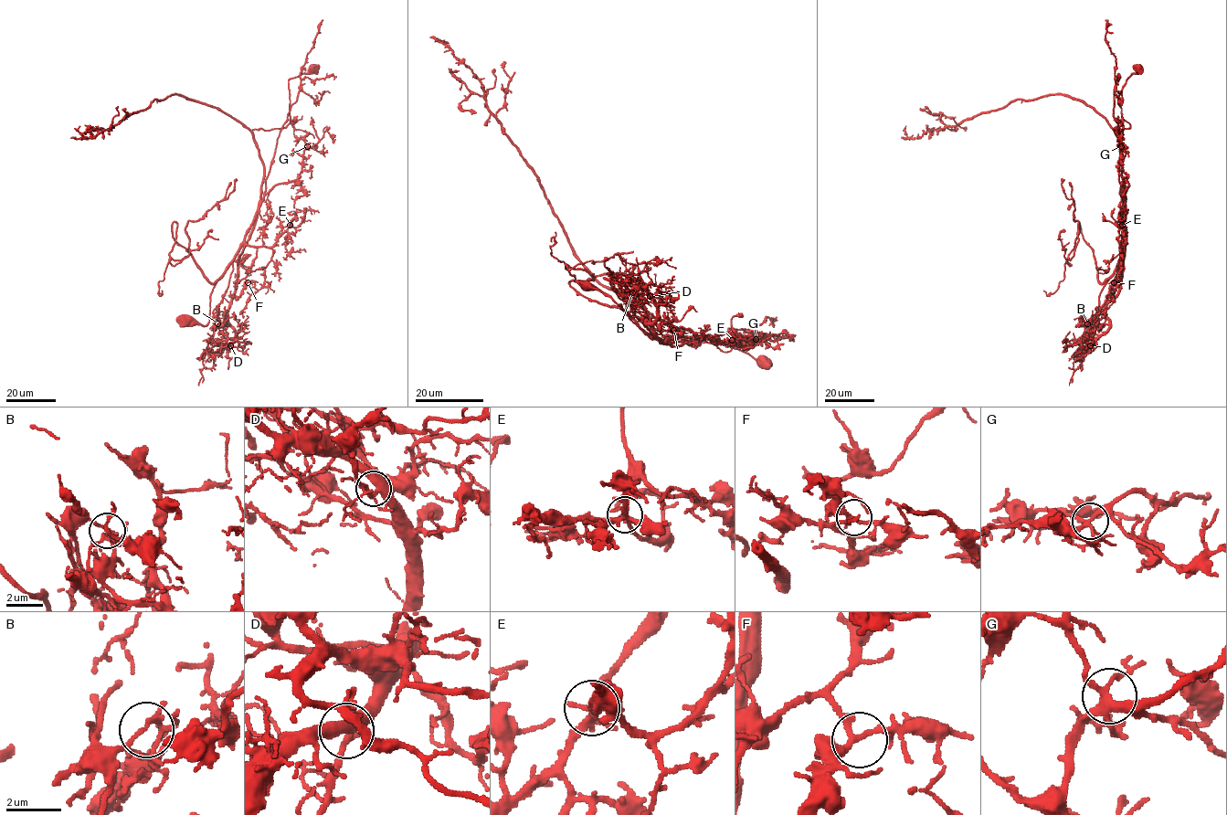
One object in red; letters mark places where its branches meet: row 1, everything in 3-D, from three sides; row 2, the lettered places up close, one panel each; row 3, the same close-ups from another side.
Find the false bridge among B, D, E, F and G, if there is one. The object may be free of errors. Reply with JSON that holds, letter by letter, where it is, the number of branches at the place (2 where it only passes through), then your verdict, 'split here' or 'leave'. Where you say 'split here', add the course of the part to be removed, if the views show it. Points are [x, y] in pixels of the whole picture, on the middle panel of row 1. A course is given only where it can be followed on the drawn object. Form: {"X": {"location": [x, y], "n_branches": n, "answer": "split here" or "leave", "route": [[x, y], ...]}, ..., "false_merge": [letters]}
{"B": {"location": [632, 292], "n_branches": 4, "answer": "split here", "route": [[633, 292], [661, 342], [695, 340], [596, 279], [488, 109], [480, 79], [442, 42]]}, "D": {"location": [650, 296], "n_branches": 5, "answer": "leave"}, "E": {"location": [732, 340], "n_branches": 4, "answer": "leave"}, "F": {"location": [673, 330], "n_branches": 3, "answer": "leave"}, "G": {"location": [756, 339], "n_branches": 5, "answer": "leave"}, "false_merge": ["B"]}

